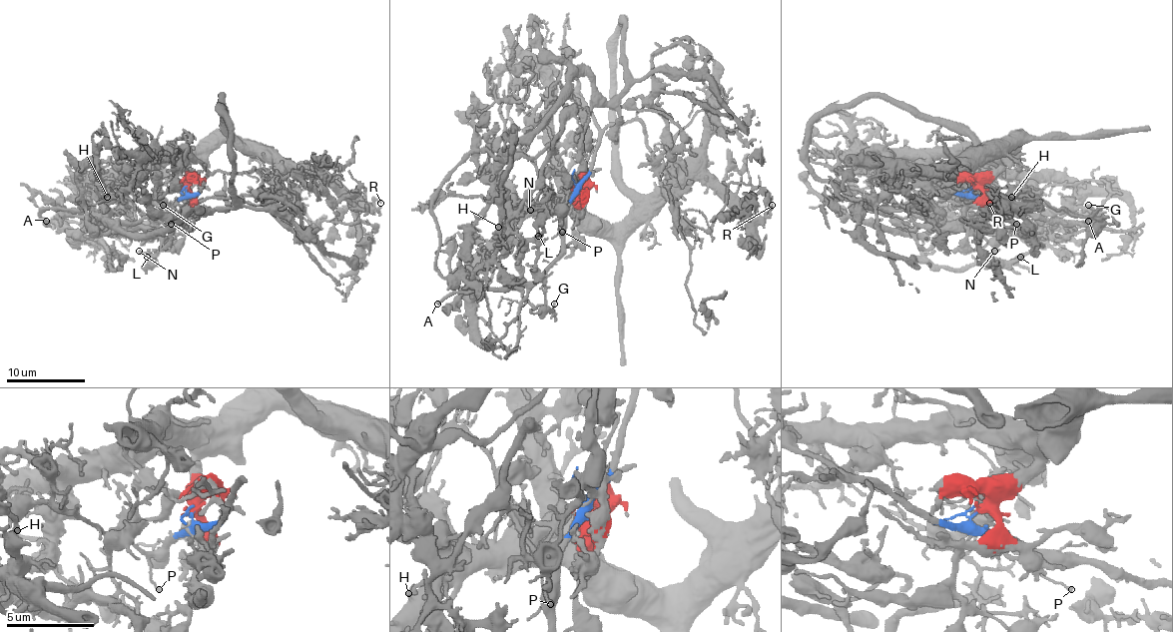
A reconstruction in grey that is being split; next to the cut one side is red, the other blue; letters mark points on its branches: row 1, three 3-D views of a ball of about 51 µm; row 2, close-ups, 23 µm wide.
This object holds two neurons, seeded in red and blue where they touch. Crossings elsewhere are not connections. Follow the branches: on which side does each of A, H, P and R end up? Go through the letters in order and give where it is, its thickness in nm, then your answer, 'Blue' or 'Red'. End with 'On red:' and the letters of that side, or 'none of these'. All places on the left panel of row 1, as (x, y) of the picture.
A: Place: (46, 221). Thickness 260 nm. Blue
H: Place: (107, 197). Thickness 200 nm. Red
P: Place: (171, 224). Thickness 110 nm. Blue
R: Place: (380, 203). Thickness 180 nm. Red
On red: H, R

